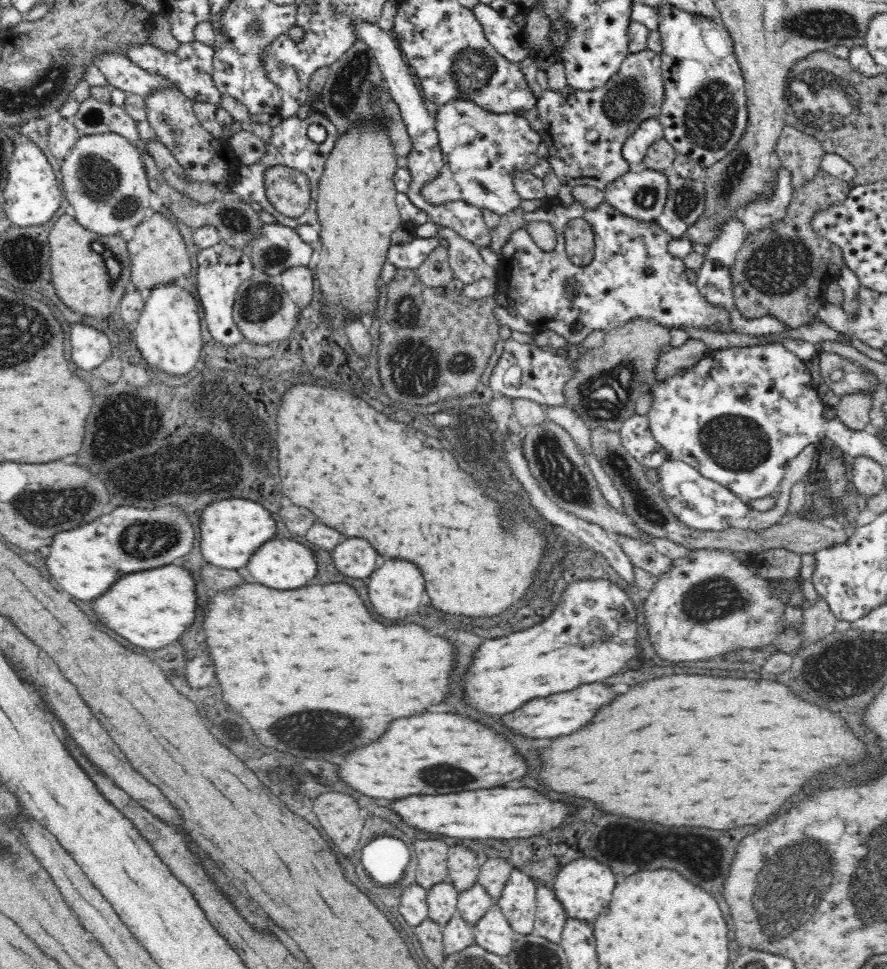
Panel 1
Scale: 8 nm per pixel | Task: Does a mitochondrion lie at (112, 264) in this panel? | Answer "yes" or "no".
yes

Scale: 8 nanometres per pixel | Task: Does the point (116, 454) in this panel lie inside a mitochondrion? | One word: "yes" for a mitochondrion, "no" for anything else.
no

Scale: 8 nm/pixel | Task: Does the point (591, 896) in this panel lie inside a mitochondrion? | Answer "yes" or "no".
no

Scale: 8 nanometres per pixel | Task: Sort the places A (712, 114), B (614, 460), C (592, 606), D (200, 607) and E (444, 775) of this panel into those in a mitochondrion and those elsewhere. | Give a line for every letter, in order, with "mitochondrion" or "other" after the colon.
A: mitochondrion
B: mitochondrion
C: mitochondrion
D: other
E: mitochondrion

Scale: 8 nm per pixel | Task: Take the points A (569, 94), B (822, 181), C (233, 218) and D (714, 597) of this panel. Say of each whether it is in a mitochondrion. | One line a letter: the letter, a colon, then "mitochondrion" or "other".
A: other
B: other
C: mitochondrion
D: mitochondrion

